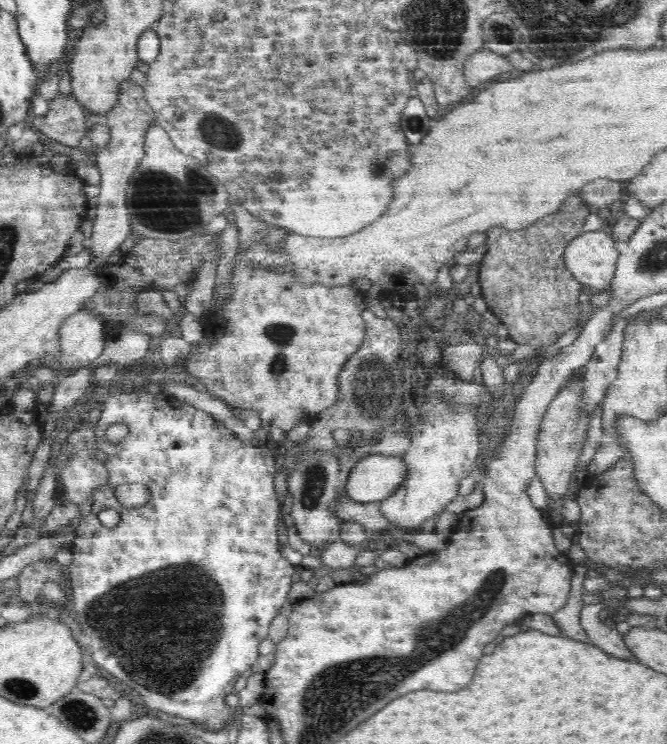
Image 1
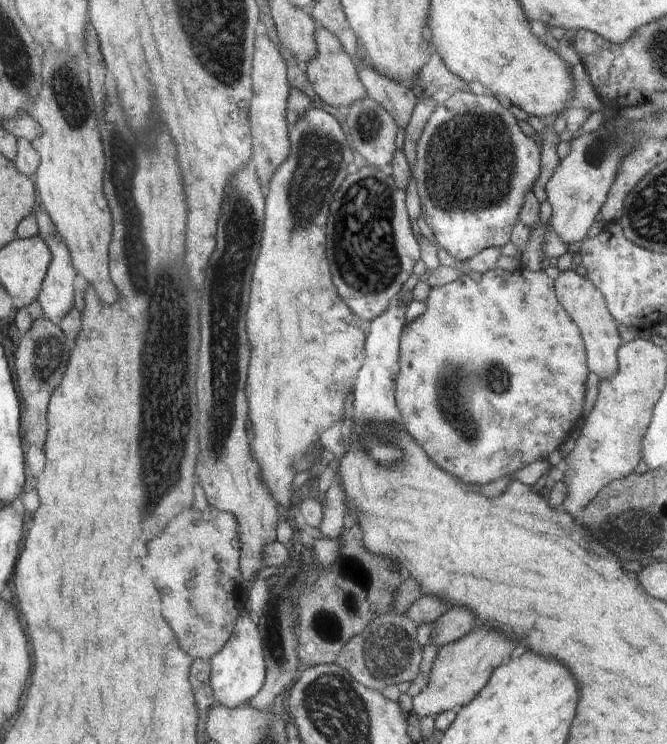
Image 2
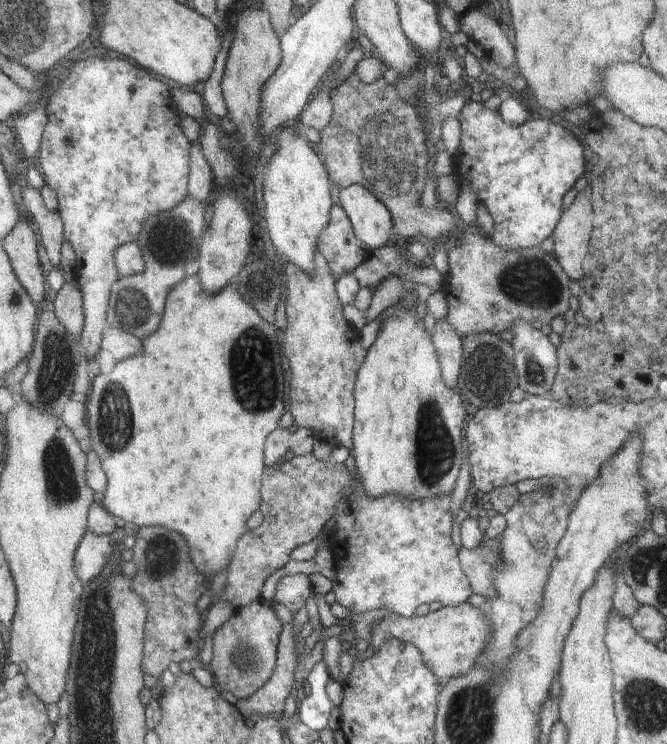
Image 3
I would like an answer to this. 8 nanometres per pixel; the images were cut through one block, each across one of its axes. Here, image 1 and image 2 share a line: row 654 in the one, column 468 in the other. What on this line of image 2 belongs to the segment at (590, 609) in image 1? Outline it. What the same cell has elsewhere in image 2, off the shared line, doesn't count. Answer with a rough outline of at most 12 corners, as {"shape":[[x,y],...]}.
{"shape":[[452,606],[432,625],[432,645],[463,639],[477,624],[471,609]]}

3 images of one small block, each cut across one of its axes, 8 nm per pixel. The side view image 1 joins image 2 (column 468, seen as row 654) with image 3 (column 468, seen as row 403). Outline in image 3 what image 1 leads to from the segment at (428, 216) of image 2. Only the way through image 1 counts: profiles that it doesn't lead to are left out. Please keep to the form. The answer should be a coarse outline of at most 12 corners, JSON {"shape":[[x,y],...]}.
{"shape":[[476,98],[452,156],[500,248],[540,248],[590,169],[556,116],[514,126]]}

